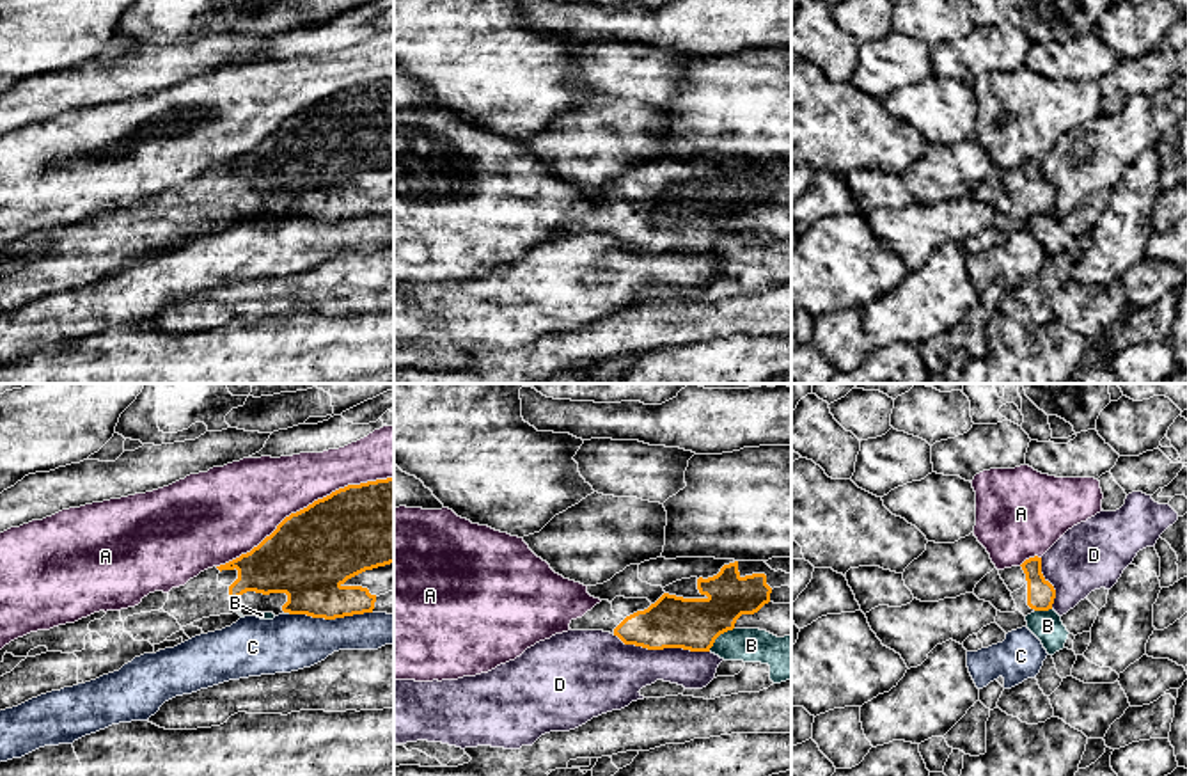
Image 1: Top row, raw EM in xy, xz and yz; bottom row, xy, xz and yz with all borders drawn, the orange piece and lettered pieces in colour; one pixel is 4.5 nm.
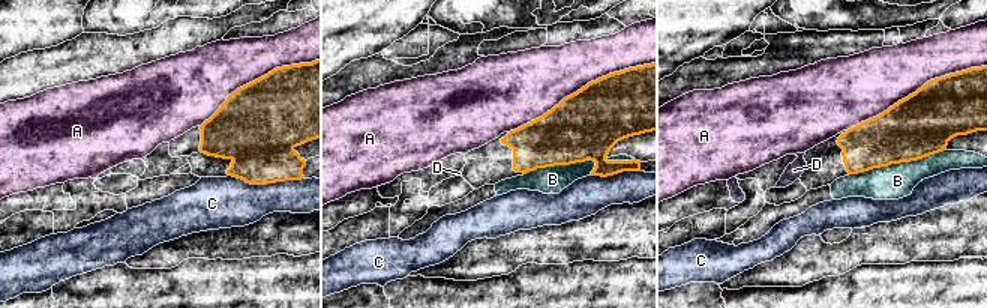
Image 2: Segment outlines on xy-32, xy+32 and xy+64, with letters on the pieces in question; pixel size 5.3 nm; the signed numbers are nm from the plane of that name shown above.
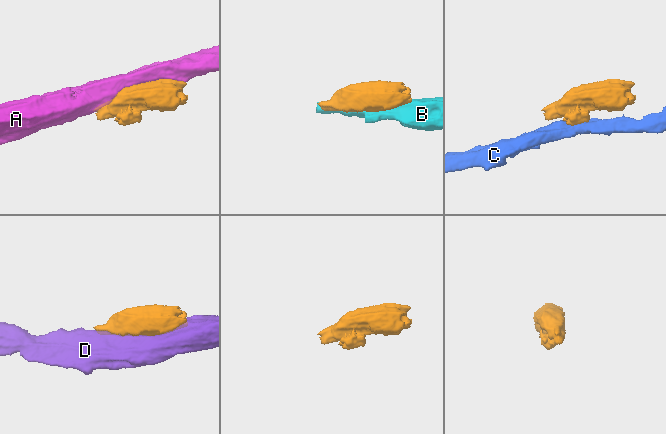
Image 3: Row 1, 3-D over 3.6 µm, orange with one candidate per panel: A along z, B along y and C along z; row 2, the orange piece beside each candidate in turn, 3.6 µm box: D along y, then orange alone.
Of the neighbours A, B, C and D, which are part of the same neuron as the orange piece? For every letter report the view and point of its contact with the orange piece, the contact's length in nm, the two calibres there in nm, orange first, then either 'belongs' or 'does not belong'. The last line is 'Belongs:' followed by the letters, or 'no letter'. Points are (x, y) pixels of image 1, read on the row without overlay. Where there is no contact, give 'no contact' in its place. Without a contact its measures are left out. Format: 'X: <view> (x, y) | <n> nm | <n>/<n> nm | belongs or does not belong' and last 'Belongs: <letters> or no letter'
A: xy (304, 110) | 900 nm | 400/360 nm | does not belong
B: xz (719, 237) | 160 nm | 240/160 nm | does not belong
C: xy (330, 221) | 380 nm | 320/260 nm | does not belong
D: xz (660, 251) | 440 nm | 240/280 nm | does not belong
Belongs: no letter

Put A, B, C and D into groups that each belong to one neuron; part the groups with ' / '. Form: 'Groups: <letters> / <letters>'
Groups: A / B / C / D

